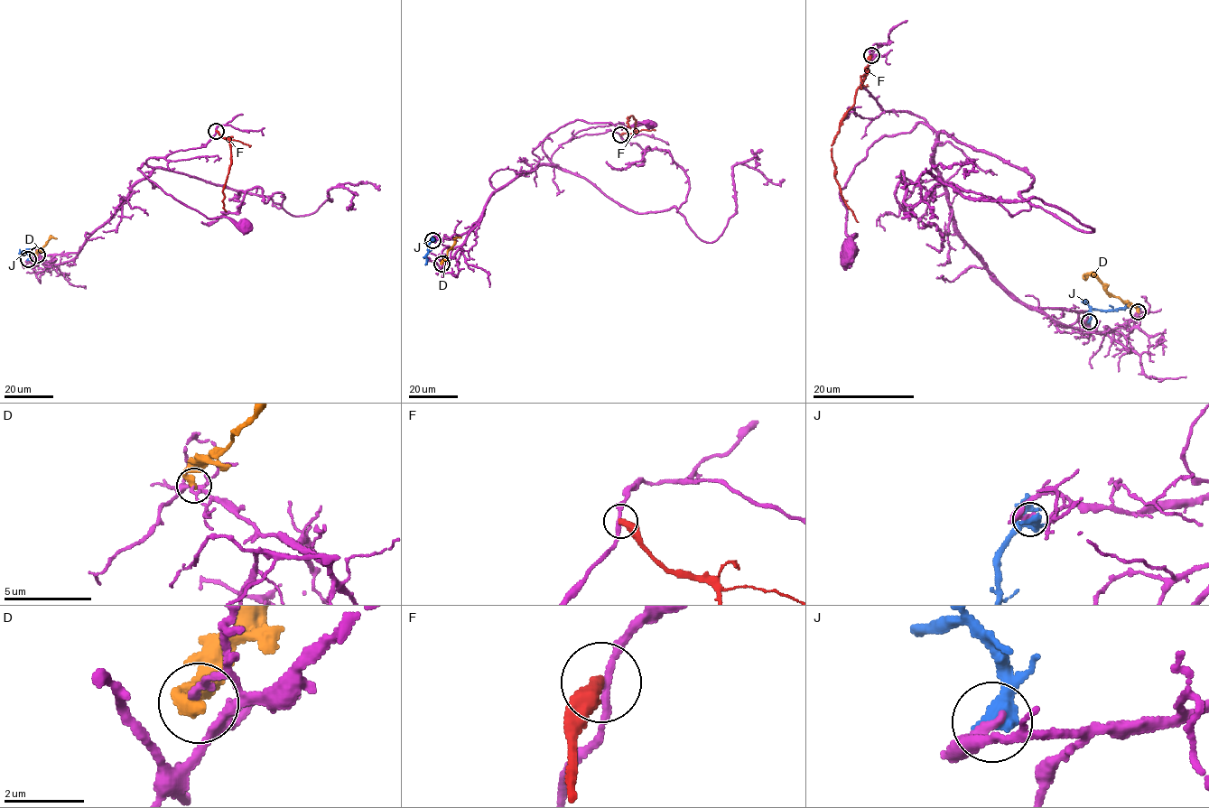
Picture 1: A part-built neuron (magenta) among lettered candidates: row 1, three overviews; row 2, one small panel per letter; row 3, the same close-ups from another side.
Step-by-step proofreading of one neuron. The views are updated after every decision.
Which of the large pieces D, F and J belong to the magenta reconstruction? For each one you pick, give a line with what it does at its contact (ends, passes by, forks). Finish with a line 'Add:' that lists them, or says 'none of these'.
Add: none of these

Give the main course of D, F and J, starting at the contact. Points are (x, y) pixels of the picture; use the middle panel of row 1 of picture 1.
D: (441, 264), (455, 239), (461, 237)
F: (620, 134), (635, 131), (636, 120), (632, 116), (627, 118), (630, 128)
J: (432, 240), (428, 245), (424, 264)

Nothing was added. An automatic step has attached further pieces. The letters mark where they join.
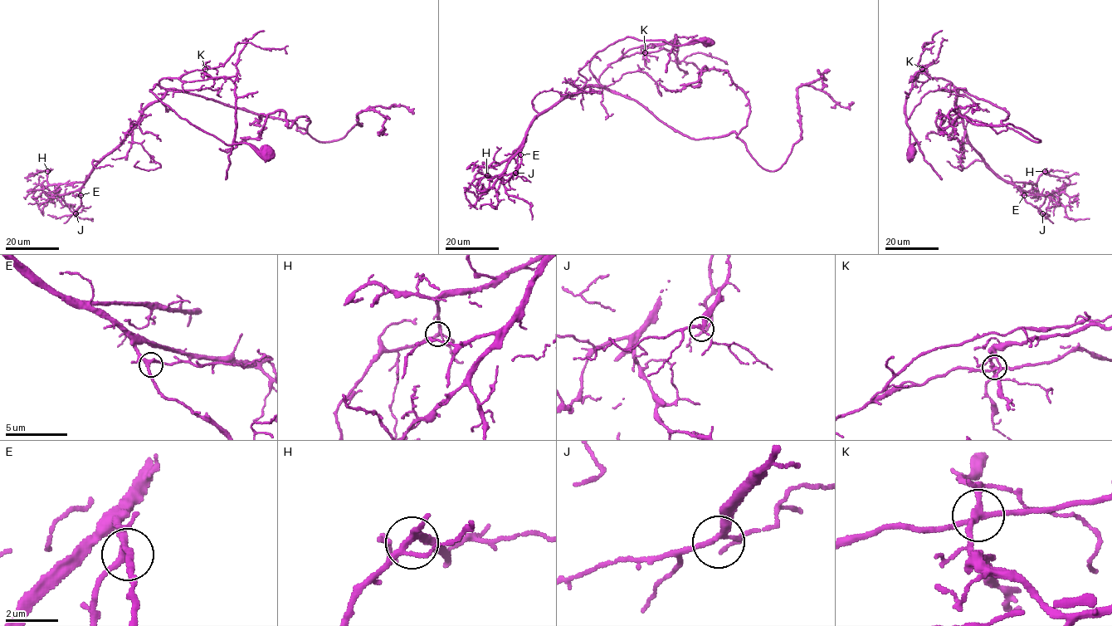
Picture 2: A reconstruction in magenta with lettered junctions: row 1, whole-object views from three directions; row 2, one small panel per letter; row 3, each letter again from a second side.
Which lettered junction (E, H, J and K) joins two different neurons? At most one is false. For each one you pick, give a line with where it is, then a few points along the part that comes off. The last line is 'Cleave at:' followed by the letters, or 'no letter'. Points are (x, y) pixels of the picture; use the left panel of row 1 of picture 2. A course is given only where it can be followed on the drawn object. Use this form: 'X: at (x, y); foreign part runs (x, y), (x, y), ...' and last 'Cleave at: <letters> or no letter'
K: at (205, 69); foreign part runs (205, 69), (204, 72), (214, 79), (229, 78), (235, 85), (236, 137), (229, 155), (229, 166), (226, 179)
Cleave at: K

